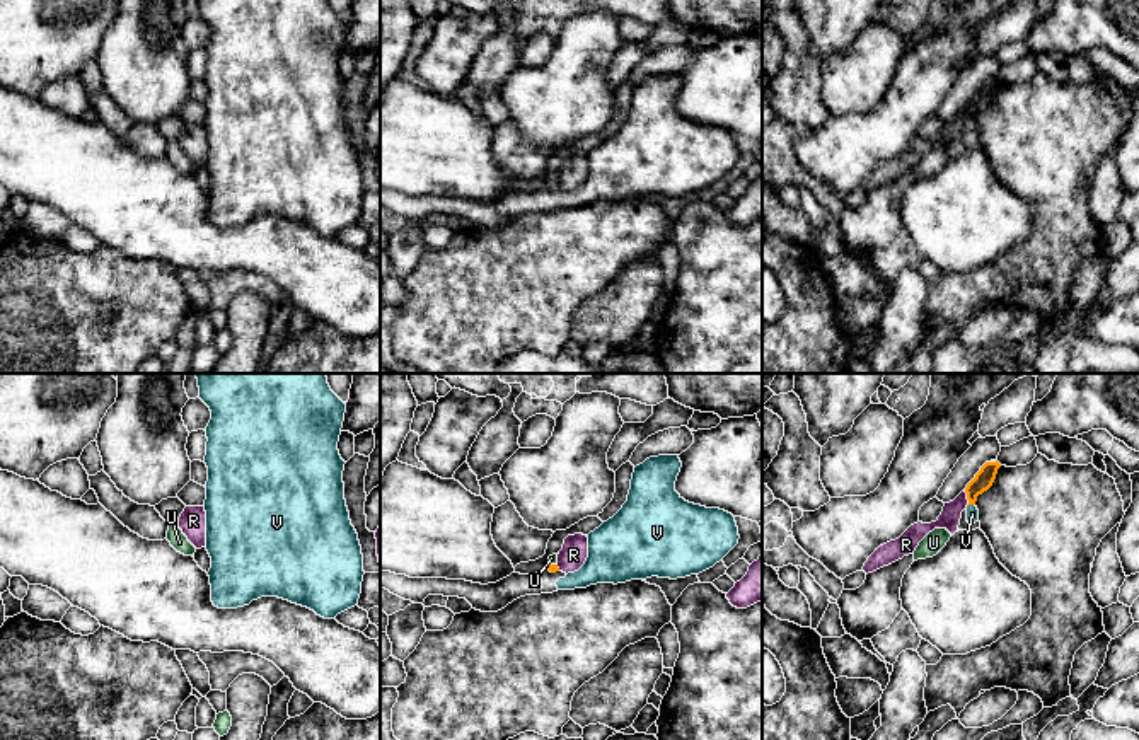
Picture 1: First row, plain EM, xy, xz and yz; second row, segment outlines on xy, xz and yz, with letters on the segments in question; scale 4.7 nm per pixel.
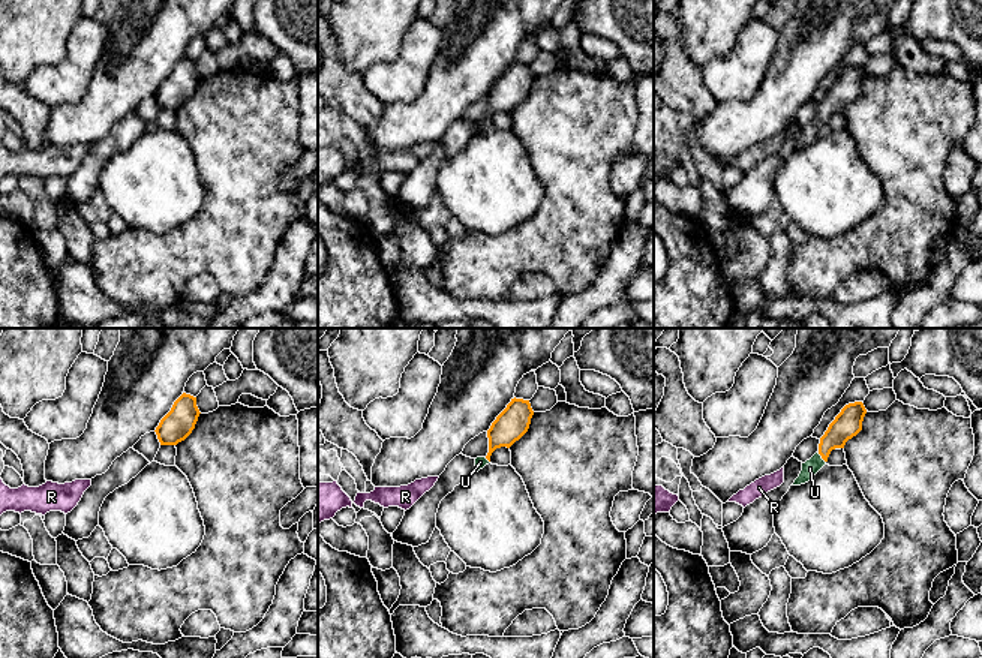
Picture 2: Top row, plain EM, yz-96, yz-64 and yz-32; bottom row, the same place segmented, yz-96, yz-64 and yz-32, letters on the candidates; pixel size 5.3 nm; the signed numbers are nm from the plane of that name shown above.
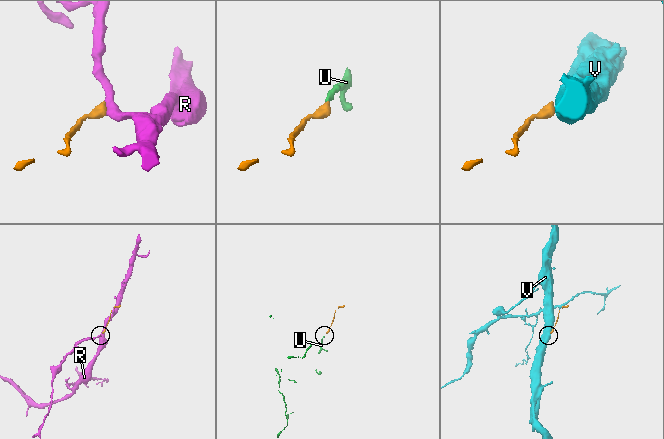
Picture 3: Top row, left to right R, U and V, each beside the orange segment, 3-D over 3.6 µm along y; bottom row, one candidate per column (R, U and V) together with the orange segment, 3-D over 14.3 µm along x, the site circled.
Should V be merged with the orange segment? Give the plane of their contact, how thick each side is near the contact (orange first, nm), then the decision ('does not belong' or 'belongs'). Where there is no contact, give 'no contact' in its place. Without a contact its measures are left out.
yz | 90/60 nm | does not belong

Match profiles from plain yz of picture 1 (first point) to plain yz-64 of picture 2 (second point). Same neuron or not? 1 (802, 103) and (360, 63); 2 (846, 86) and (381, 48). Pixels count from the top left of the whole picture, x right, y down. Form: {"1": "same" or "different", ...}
{"1": "different", "2": "different"}

